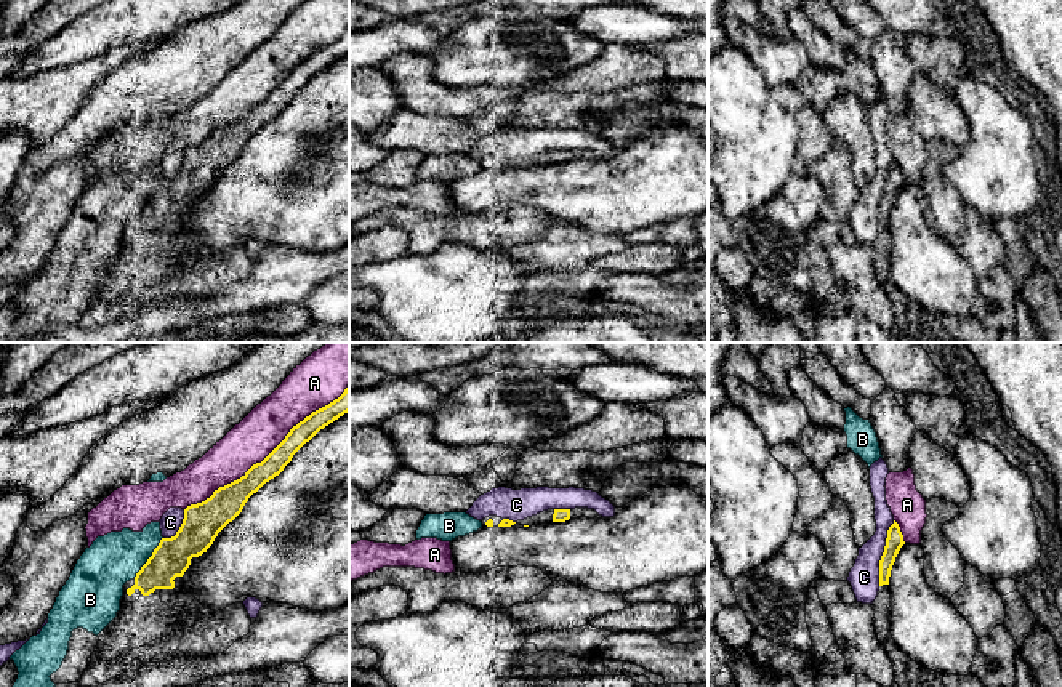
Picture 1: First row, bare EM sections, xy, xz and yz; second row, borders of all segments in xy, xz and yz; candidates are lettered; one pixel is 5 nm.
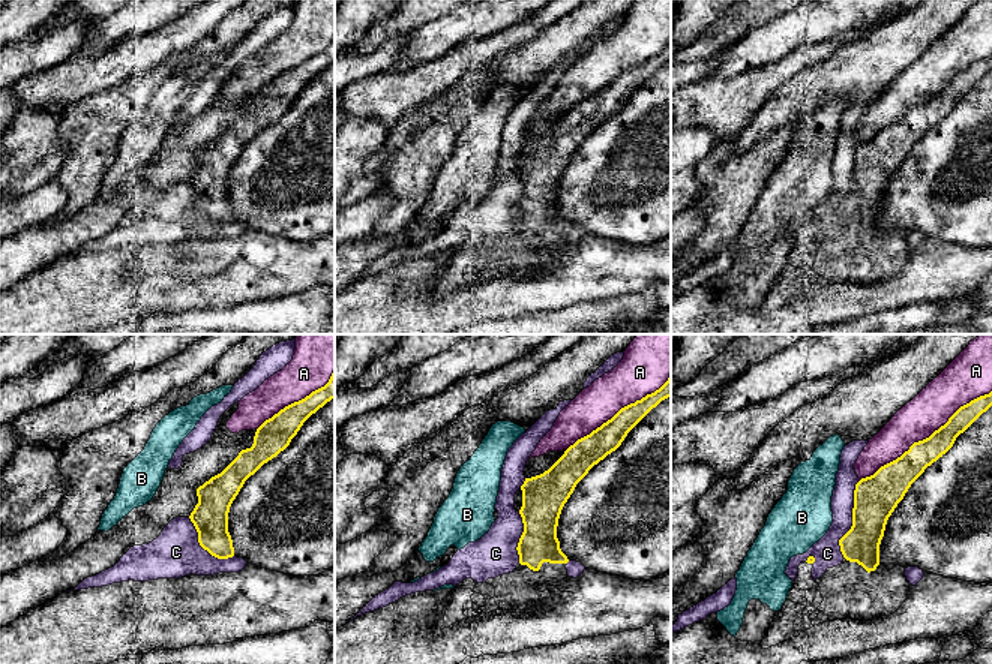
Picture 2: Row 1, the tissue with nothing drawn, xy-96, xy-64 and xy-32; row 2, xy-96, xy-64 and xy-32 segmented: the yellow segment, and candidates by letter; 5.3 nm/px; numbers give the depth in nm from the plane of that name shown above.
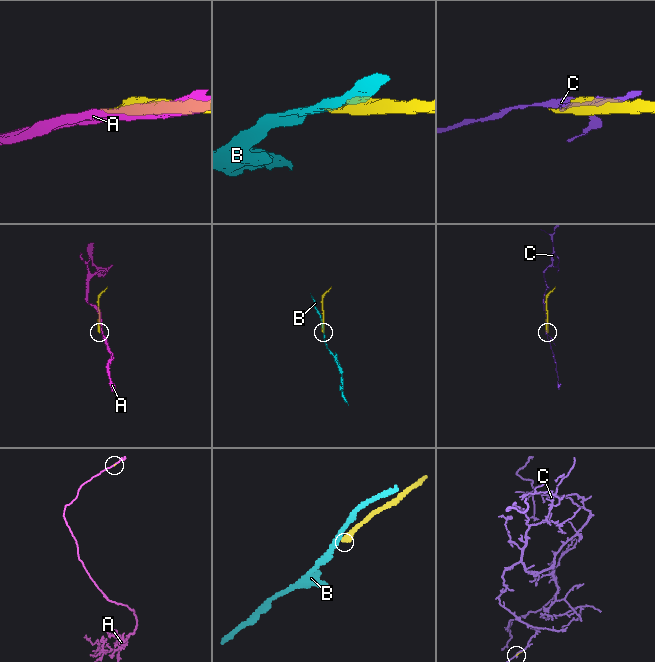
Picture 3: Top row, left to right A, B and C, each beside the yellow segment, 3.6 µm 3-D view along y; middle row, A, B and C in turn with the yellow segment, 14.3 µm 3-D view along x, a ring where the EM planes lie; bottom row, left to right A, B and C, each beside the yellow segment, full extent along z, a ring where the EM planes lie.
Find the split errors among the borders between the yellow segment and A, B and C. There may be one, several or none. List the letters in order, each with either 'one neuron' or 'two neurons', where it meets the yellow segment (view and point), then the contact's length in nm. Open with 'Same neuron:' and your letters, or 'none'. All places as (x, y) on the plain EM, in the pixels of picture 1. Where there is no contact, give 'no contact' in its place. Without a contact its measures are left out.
Same neuron: none
A: two neurons; meets yellow in xy at (269, 95); contact 1050 nm long
B: two neurons; meets yellow in xy at (149, 199); contact 260 nm long
C: two neurons; meets yellow in yz at (883, 194); contact 340 nm long

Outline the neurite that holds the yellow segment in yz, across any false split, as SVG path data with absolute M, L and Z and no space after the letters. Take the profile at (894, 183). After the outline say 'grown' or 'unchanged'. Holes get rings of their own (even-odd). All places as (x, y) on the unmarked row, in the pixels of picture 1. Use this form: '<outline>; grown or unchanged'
M899 165L887 171L884 194L879 202L879 232L873 242L875 275L894 307L894 323L889 328L892 343L956 343L943 327L943 317L924 309L903 295L891 277L889 218L900 189L905 186Z; grown

